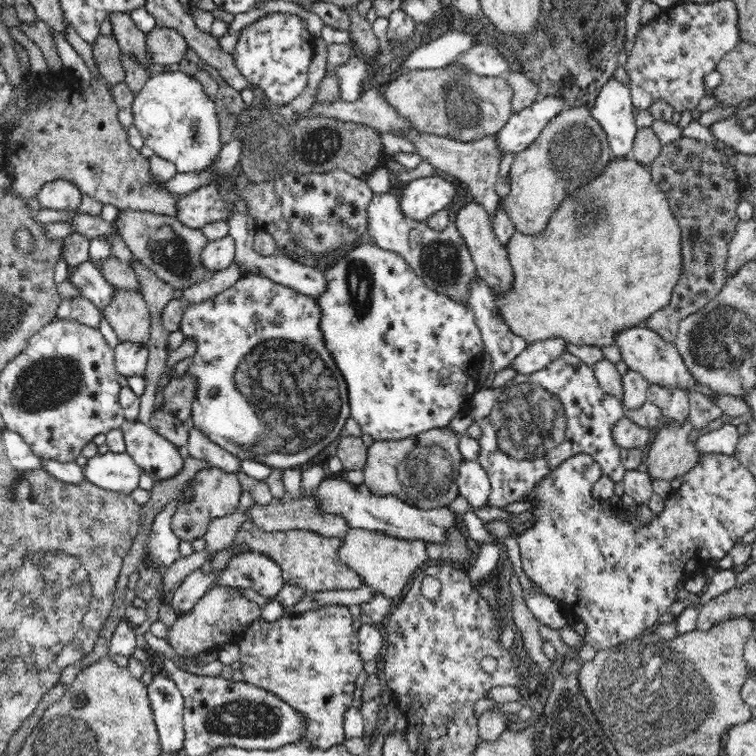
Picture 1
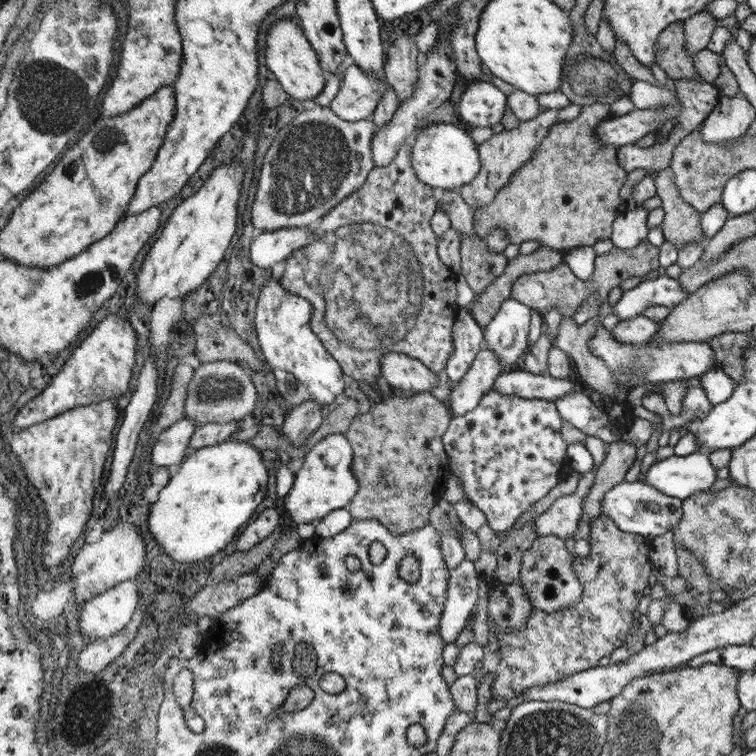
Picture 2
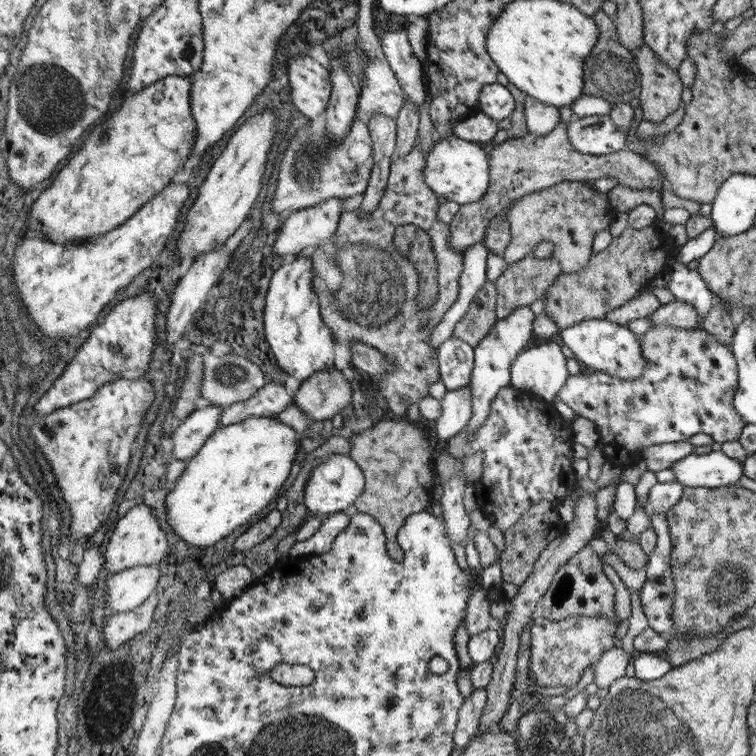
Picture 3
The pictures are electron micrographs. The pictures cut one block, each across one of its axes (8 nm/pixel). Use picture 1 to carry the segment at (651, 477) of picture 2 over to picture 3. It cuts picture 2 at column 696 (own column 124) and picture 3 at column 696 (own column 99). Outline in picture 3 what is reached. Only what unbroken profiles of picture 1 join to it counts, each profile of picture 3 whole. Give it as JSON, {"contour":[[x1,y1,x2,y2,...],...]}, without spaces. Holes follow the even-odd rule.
{"contour":[[721,450,685,456,685,460,679,460,671,470,675,472,675,482,685,488,733,488,743,478,743,462,729,458]]}

